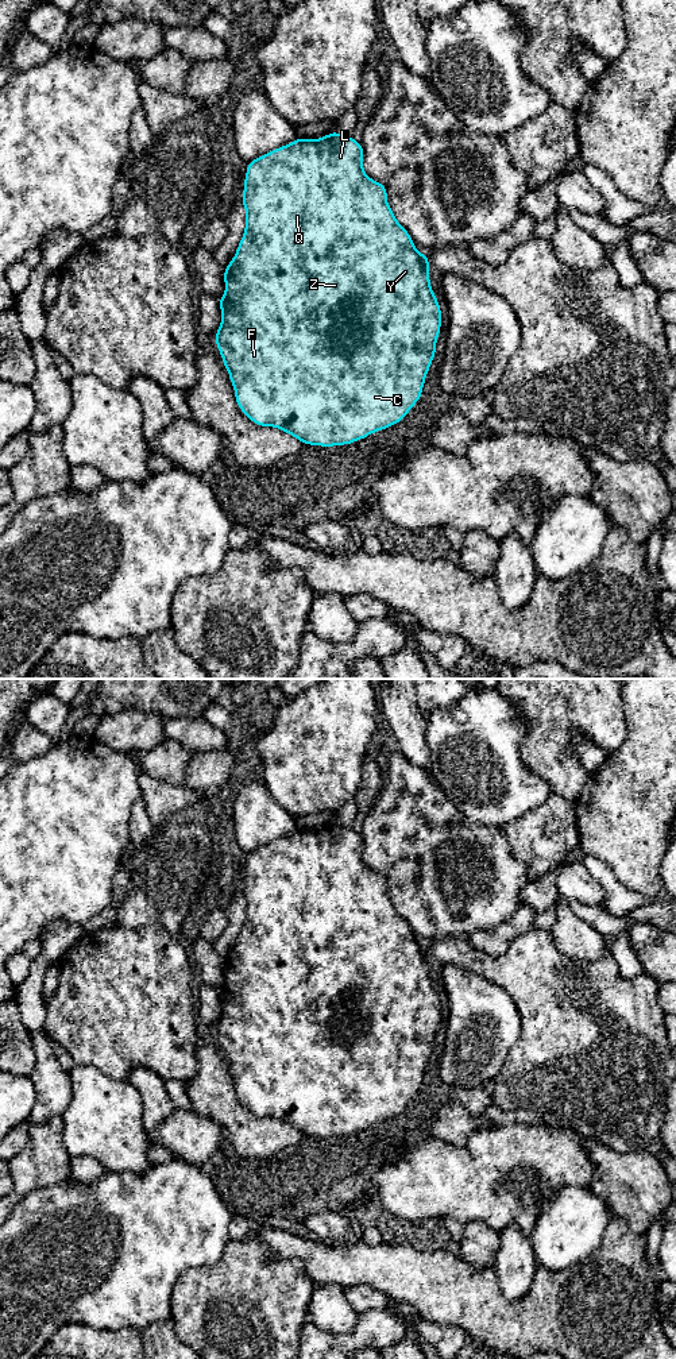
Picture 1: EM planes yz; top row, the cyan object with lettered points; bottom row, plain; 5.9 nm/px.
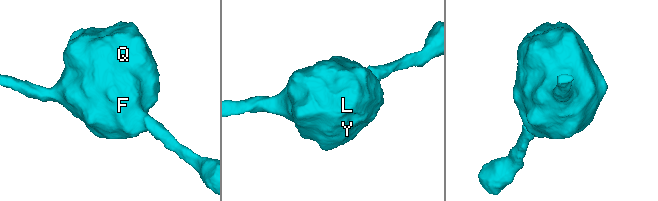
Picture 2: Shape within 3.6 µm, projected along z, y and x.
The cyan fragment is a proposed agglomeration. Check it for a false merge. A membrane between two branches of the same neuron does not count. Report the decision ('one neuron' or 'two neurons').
one neuron

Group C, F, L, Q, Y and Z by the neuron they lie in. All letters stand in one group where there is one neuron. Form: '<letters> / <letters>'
C F L Q Y Z

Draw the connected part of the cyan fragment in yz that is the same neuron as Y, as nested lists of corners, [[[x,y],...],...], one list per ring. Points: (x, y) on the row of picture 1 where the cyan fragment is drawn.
[[[335,131],[320,139],[295,138],[290,144],[247,162],[242,198],[247,213],[244,233],[235,256],[224,269],[225,292],[219,300],[221,324],[215,341],[229,374],[236,404],[255,425],[278,428],[306,445],[352,444],[403,420],[422,395],[441,329],[441,308],[428,271],[429,256],[416,248],[406,228],[397,221],[387,204],[386,186],[364,173],[363,158],[362,143]]]

